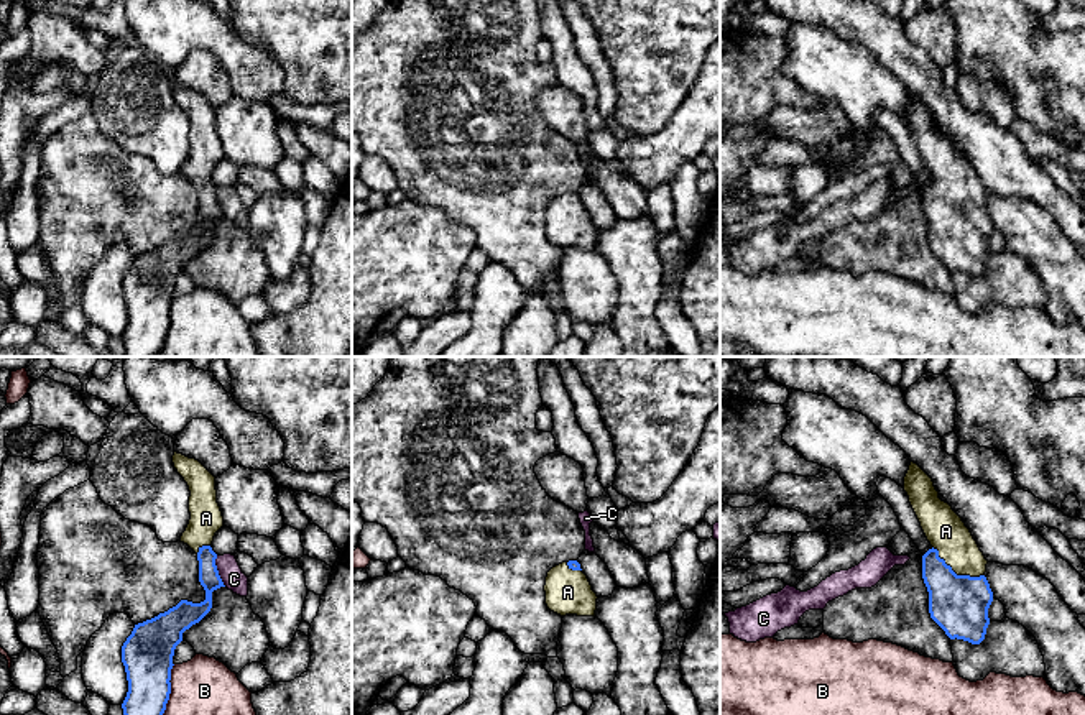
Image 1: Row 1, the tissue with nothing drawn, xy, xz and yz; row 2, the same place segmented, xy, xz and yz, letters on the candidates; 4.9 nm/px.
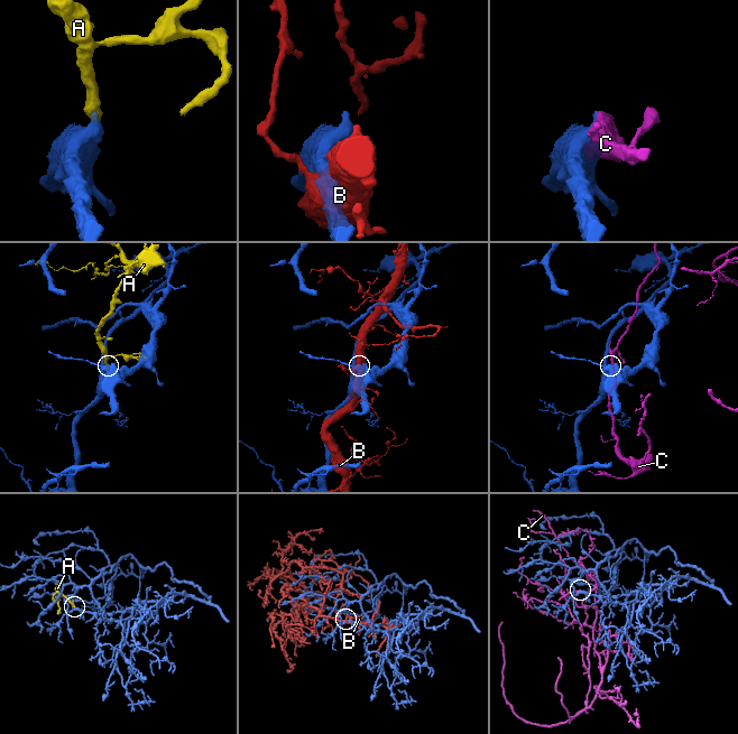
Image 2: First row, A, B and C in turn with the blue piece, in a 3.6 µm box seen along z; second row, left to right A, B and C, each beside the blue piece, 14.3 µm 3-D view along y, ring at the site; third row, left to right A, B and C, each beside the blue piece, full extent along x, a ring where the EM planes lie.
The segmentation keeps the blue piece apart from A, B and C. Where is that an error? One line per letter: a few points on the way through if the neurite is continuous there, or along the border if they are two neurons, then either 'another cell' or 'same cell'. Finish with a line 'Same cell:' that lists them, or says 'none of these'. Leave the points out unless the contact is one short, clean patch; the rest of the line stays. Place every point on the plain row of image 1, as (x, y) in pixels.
A: way yz (959, 235), (955, 206), (954, 178), (946, 163); same cell
B: another cell
C: border xy (216, 188), (216, 201), (226, 217); another cell
Same cell: A

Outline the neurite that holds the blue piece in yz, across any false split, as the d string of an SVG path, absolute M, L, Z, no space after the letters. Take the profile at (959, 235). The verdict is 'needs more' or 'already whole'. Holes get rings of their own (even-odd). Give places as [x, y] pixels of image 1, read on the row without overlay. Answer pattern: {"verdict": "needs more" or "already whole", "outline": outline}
{"verdict": "needs more", "outline": "M914 94L904 108L904 123L932 178L922 187L930 250L950 271L980 276L993 233L985 209L988 192L962 150L939 130L932 110Z"}

